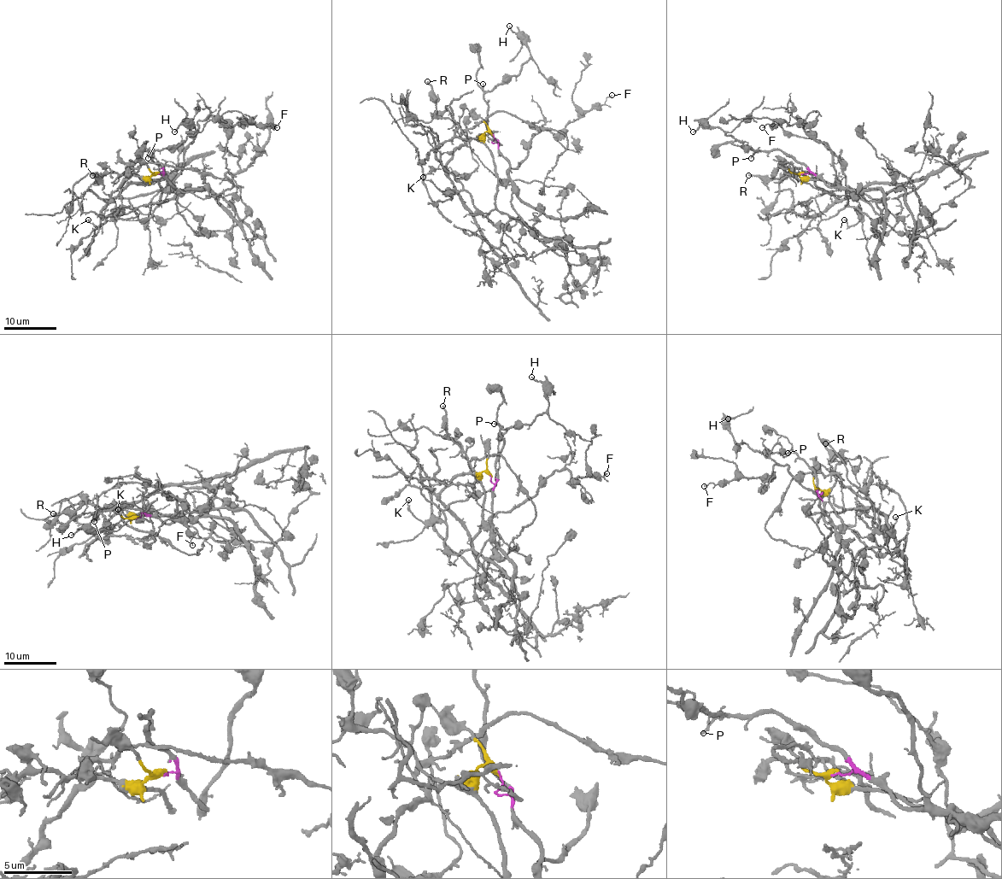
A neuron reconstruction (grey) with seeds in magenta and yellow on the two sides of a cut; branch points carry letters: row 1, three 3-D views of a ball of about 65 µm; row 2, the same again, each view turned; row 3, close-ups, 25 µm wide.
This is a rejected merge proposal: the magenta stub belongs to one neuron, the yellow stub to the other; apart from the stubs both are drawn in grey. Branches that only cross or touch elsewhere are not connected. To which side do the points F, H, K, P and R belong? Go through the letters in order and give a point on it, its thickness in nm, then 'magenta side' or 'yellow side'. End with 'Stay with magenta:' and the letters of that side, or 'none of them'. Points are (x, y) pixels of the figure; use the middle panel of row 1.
F: at (612, 95); 100 nm thick; magenta side
H: at (509, 26); 130 nm thick; magenta side
K: at (423, 177); 180 nm thick; yellow side
P: at (483, 84); 160 nm thick; magenta side
R: at (427, 81); 220 nm thick; yellow side
Stay with magenta: F, H, P

